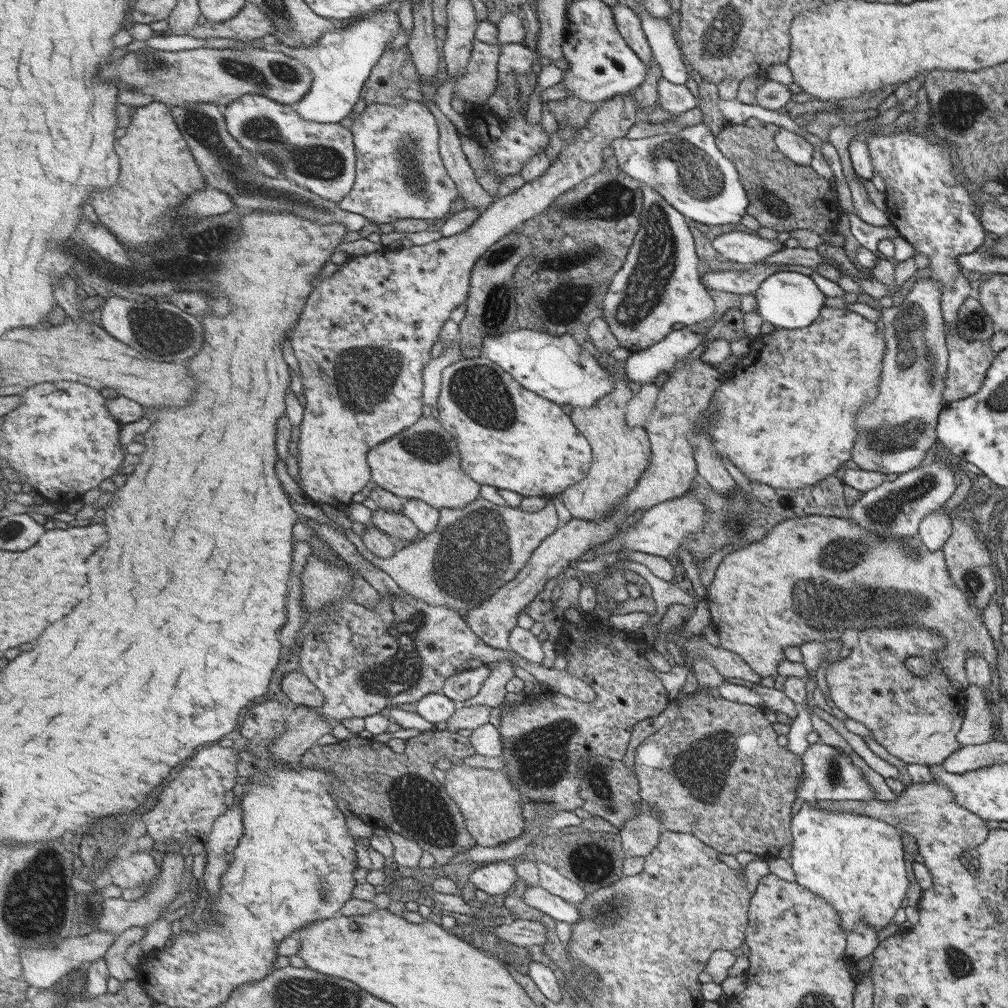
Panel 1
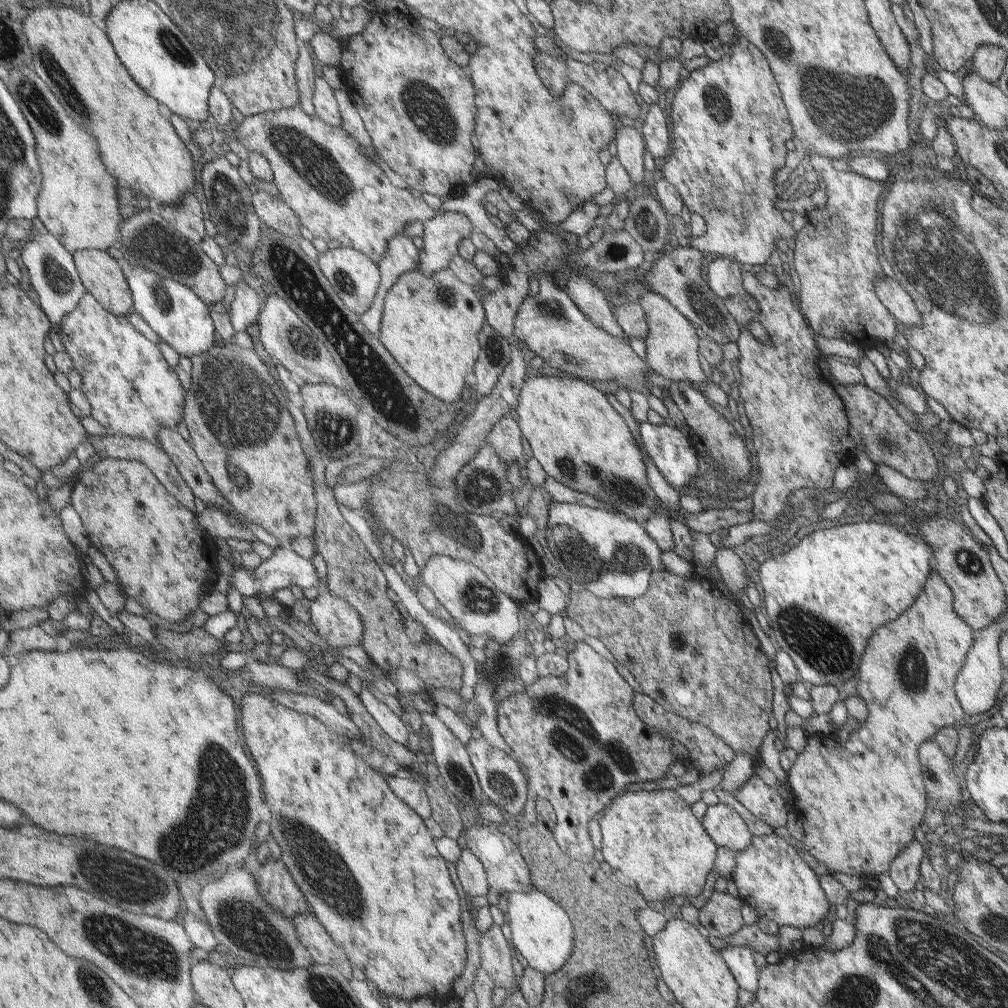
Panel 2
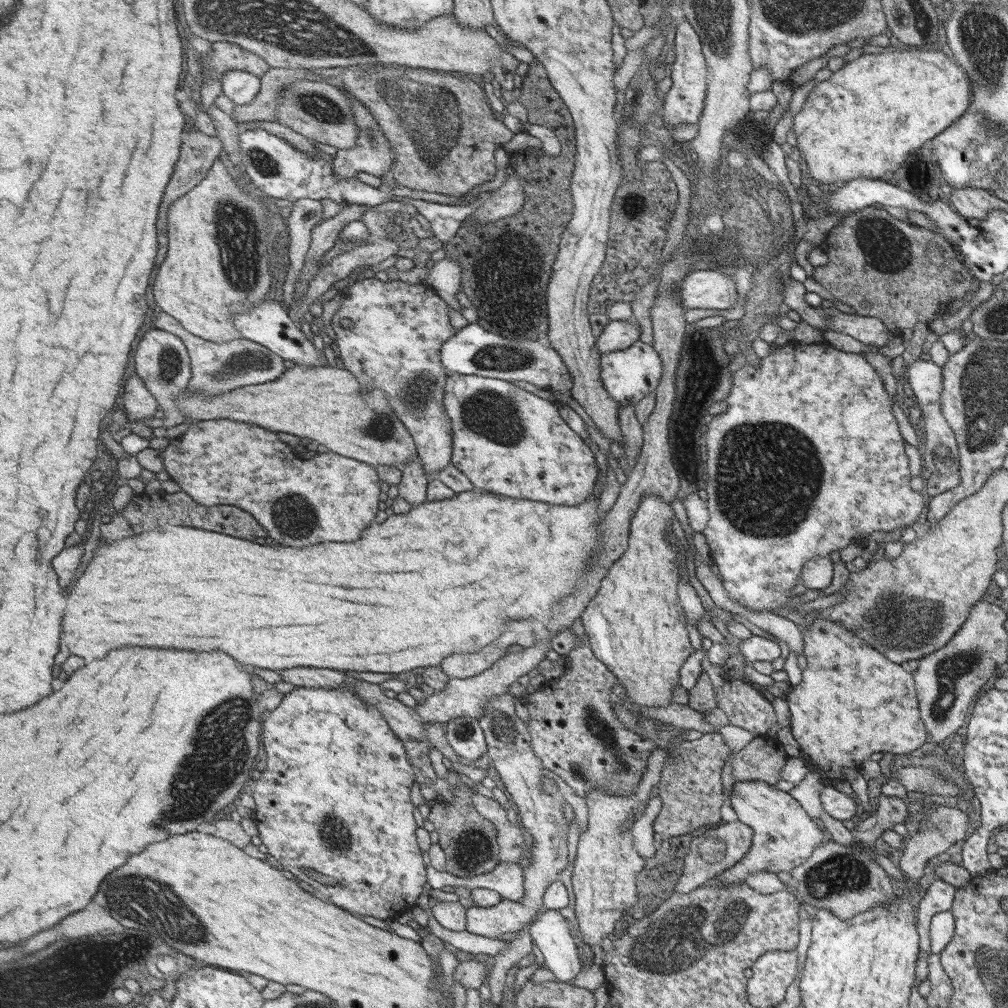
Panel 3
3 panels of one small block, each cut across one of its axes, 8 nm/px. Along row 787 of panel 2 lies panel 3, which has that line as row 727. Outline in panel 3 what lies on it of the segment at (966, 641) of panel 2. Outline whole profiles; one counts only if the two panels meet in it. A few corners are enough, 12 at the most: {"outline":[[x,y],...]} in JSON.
{"outline":[[837,621],[801,628],[785,696],[811,772],[925,742],[909,671]]}

